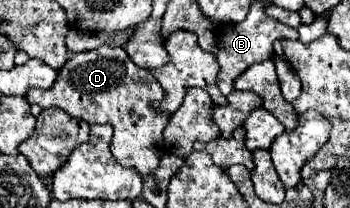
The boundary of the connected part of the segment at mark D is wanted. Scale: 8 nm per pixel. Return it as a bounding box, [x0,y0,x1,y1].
[25,45,169,177]

